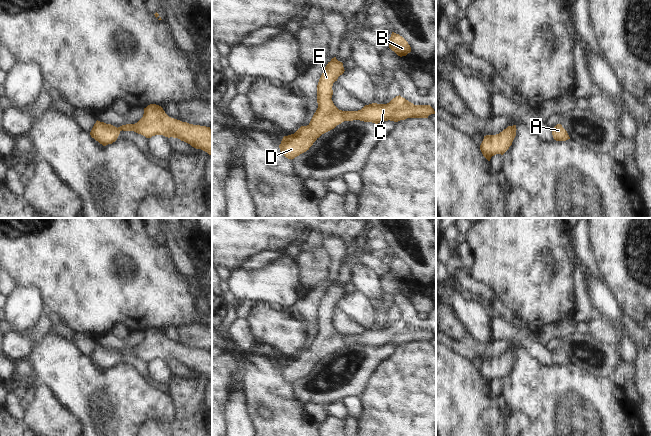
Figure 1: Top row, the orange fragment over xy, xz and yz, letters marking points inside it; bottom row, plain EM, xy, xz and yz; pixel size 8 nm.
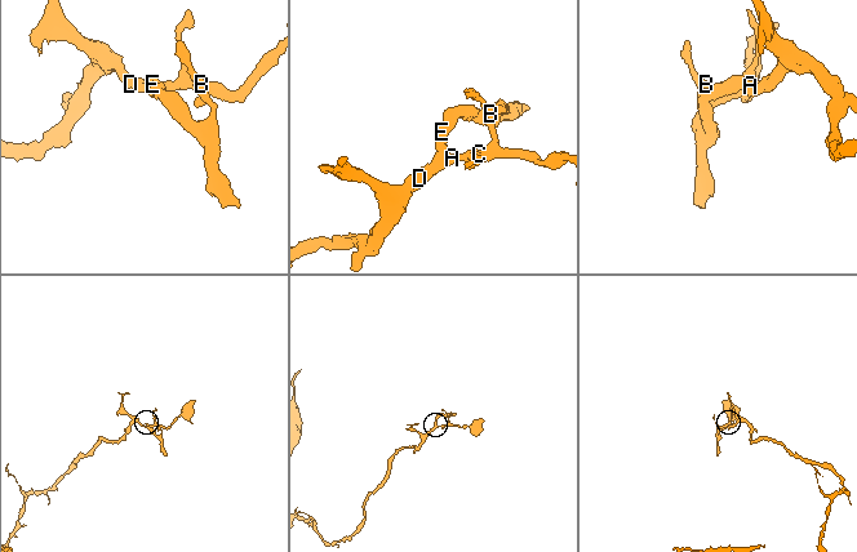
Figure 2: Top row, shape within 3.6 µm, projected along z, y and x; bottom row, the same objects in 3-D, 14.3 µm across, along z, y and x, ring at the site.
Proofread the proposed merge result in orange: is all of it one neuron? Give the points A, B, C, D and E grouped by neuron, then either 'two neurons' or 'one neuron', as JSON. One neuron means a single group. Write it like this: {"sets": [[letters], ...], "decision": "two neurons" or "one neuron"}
{"sets": [["A", "B", "C", "D", "E"]], "decision": "one neuron"}

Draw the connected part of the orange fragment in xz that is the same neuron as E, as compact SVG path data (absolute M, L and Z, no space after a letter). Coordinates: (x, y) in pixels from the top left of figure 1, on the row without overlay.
M336 281L328 286L317 309L318 332L310 347L301 350L294 358L284 360L279 369L286 382L292 384L306 376L322 358L344 345L360 344L378 348L388 344L398 346L407 342L428 342L435 338L430 329L414 329L400 319L387 328L372 327L358 335L339 334L331 323L332 310L344 295L343 287Z

